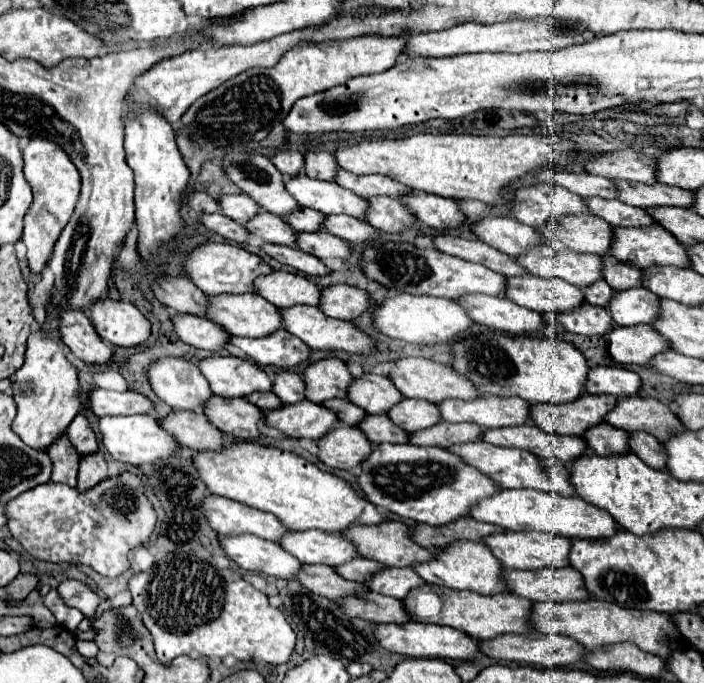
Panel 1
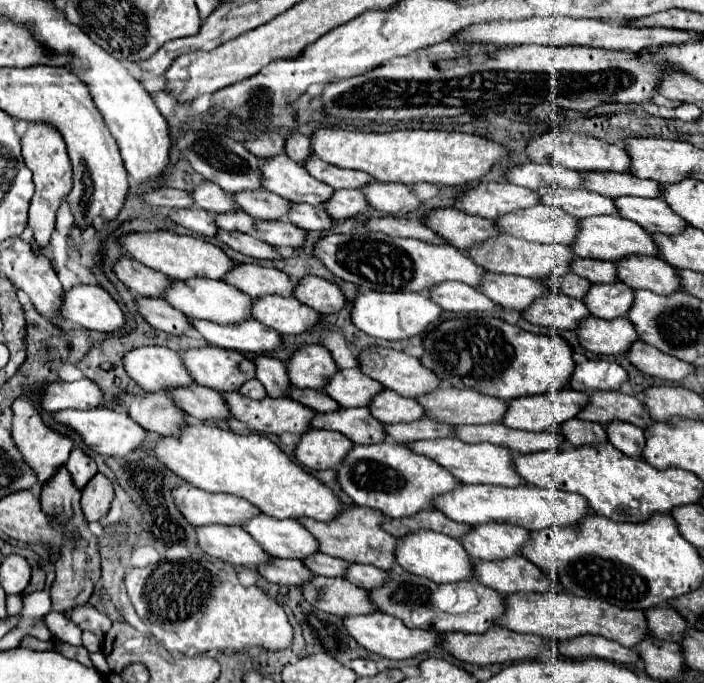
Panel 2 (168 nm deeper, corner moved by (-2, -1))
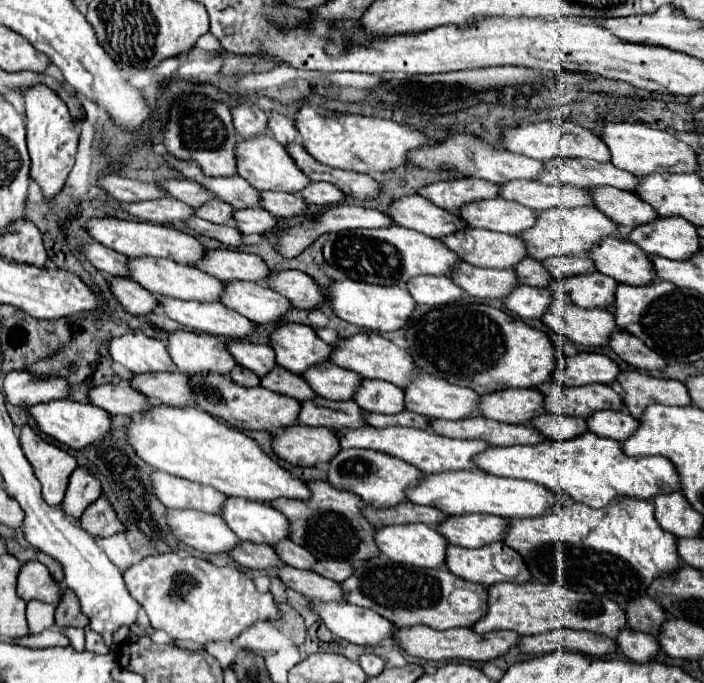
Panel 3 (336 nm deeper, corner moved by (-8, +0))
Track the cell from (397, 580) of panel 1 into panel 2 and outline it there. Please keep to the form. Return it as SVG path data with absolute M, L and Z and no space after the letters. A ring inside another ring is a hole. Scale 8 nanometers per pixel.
M350 564L348 566L348 576L344 576L348 582L372 590L382 586L388 580L388 574L384 570L376 570L376 566L364 566L364 564Z

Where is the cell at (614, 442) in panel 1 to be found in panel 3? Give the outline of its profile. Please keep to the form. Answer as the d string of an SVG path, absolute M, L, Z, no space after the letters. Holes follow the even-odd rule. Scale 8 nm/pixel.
M546 413L546 417L538 417L538 421L532 421L532 425L548 439L566 441L574 439L578 435L584 435L588 431L586 419L582 417L566 417L558 413Z

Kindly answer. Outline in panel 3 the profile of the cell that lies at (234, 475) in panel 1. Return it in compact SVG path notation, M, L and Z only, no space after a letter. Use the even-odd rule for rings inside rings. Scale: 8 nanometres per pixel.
M156 405L152 411L132 421L128 441L138 457L158 471L214 487L228 497L242 497L258 503L272 503L282 497L300 501L310 499L308 483L280 467L270 455L264 453L256 439L220 423L216 417L198 407L178 409Z

